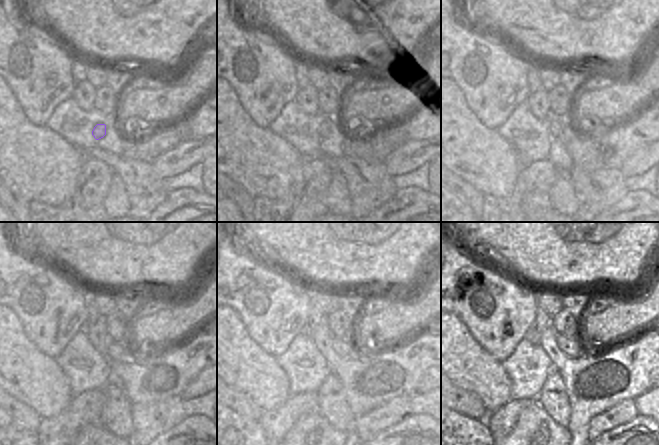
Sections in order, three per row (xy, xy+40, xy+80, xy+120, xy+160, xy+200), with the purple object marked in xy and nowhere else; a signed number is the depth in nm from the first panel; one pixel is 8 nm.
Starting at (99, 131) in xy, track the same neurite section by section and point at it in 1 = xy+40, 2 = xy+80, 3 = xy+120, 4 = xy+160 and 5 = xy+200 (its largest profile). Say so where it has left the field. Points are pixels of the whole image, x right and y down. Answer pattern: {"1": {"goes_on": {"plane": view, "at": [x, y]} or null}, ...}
{"1": {"goes_on": {"plane": "xy+40", "at": [326, 127]}}, "2": {"goes_on": {"plane": "xy+80", "at": [564, 128]}}, "3": {"goes_on": {"plane": "xy+120", "at": [120, 350]}}, "4": {"goes_on": {"plane": "xy+160", "at": [345, 347]}}, "5": {"goes_on": {"plane": "xy+200", "at": [574, 347]}}}

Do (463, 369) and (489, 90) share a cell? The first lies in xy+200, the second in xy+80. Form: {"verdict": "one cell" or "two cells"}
{"verdict": "two cells"}

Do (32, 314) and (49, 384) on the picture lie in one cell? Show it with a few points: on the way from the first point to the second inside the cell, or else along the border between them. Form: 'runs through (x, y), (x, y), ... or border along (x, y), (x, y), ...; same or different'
border along (25, 334), (41, 351), (53, 358); different

